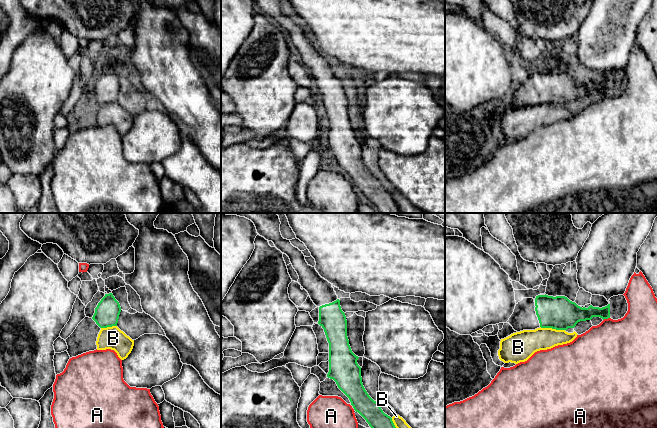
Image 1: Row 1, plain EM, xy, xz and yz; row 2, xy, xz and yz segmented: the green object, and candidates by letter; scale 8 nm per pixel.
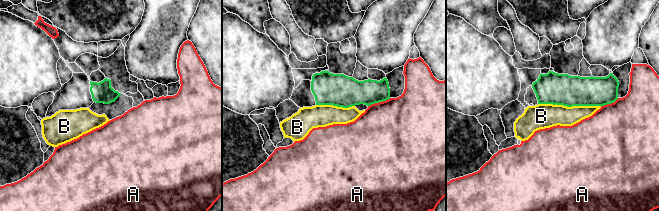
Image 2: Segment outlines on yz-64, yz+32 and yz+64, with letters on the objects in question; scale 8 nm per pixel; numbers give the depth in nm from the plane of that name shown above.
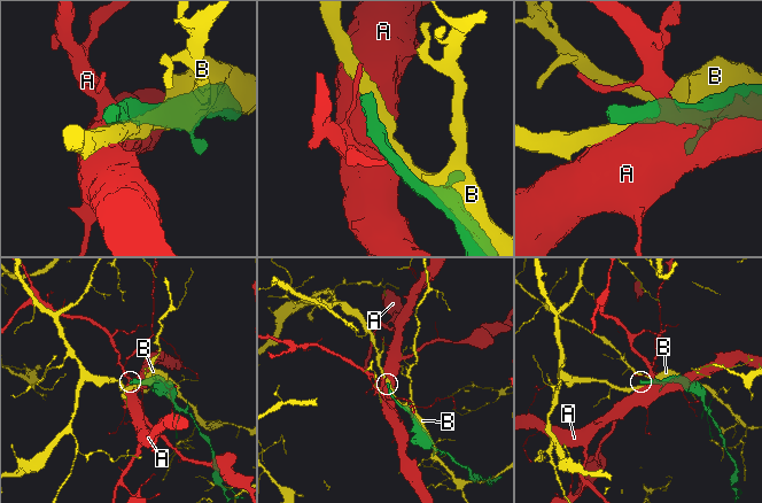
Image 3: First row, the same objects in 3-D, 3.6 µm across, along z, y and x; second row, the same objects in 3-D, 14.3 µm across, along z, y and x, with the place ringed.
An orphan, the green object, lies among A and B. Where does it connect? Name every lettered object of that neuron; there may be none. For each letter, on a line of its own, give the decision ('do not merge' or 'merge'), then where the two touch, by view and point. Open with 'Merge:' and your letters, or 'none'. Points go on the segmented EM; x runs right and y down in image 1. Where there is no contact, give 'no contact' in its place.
Merge: none
A: do not merge | yz (606, 318)
B: do not merge | yz (552, 328)

